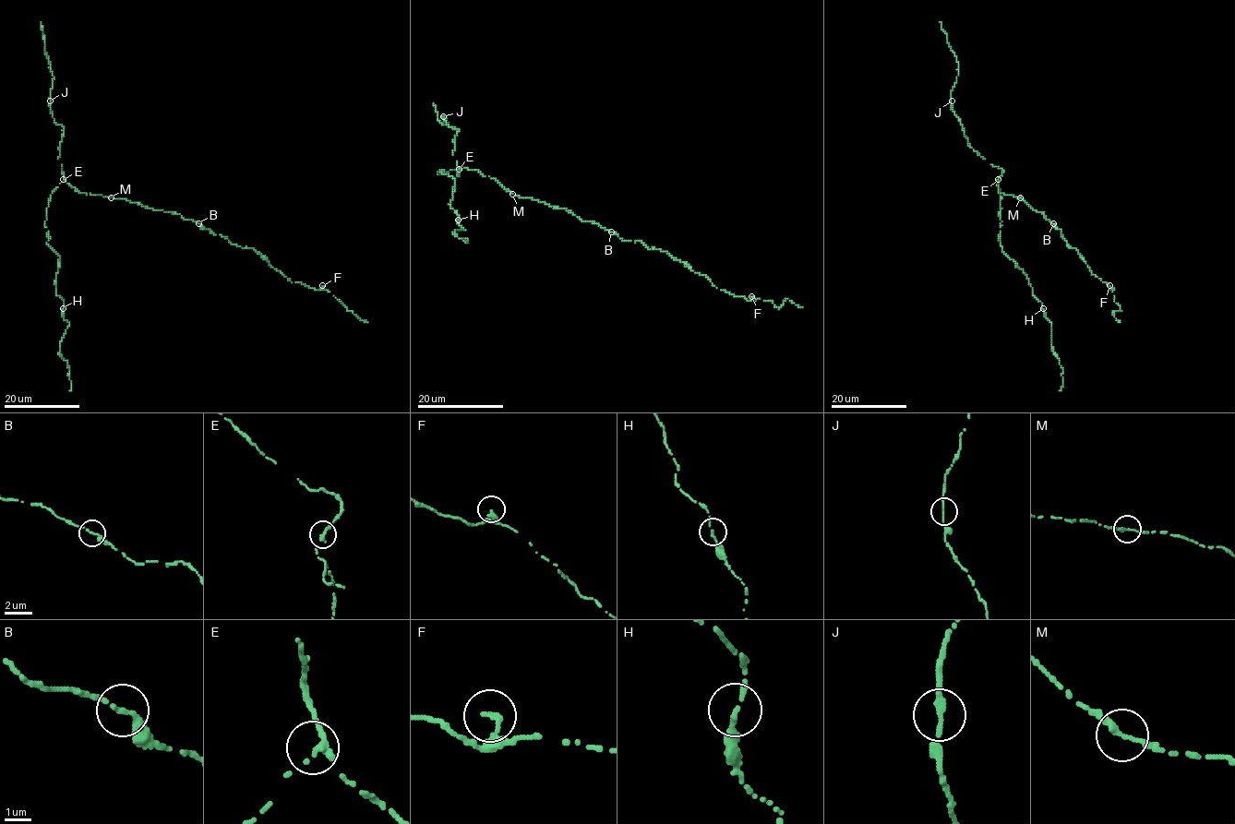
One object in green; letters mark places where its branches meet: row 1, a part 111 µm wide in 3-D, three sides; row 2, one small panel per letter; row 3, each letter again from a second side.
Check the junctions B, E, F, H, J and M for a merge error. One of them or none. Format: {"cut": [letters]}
{"cut": []}

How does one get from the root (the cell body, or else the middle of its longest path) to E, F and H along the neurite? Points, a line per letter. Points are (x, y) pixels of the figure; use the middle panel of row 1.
E: (511, 194), (496, 180), (475, 169), (459, 169)
F: (511, 194), (564, 208), (625, 241), (639, 240), (649, 248), (665, 251), (717, 288), (749, 300), (751, 296)
H: (511, 194), (475, 169), (439, 171), (438, 173), (442, 172), (454, 179), (449, 208), (459, 215), (458, 220)

